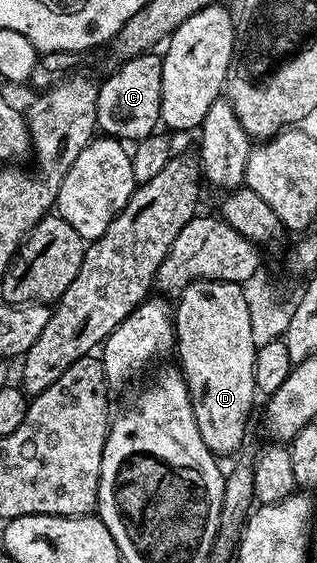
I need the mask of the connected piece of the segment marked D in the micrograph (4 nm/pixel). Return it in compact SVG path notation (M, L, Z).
M193 282L185 286L177 298L178 306L176 302L172 310L177 365L186 379L200 436L204 436L204 444L208 444L215 456L230 454L240 449L246 438L246 421L250 418L256 397L253 374L256 345L252 338L252 324L249 323L248 302L244 300L244 292L237 282Z

